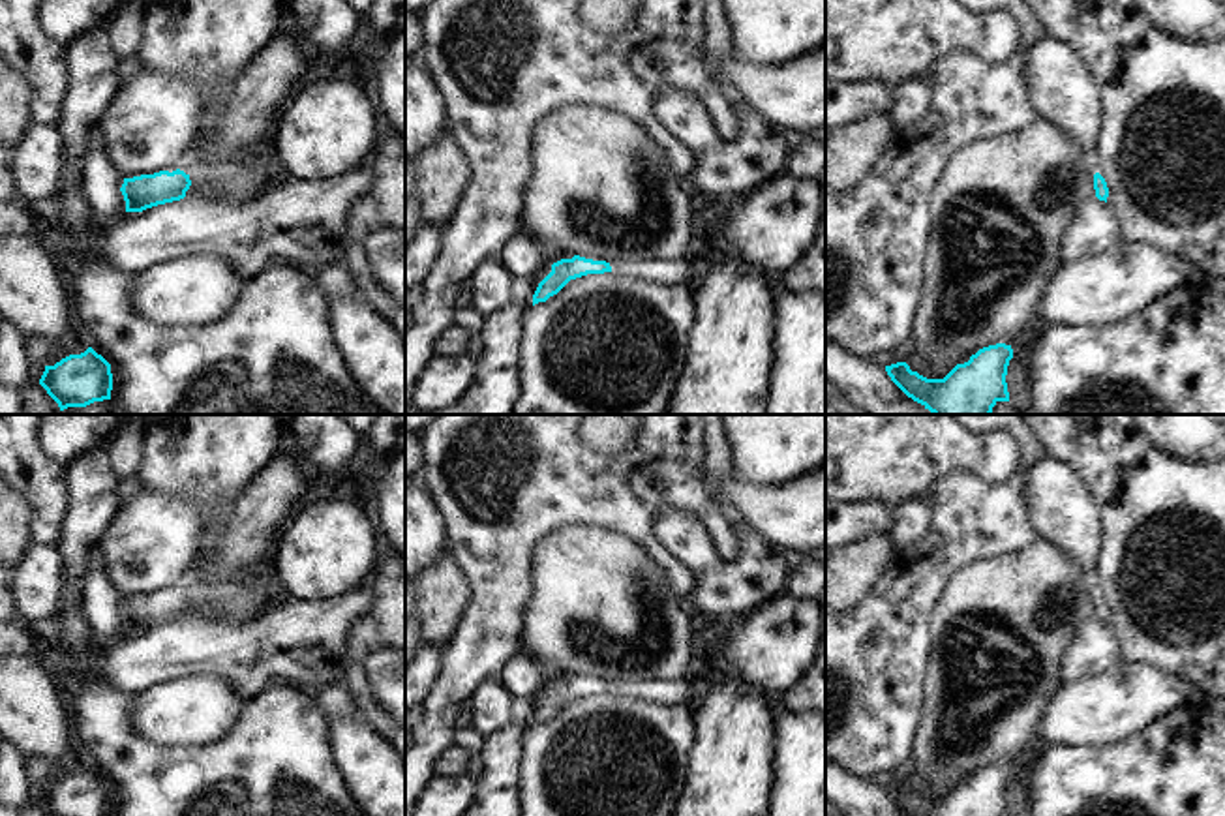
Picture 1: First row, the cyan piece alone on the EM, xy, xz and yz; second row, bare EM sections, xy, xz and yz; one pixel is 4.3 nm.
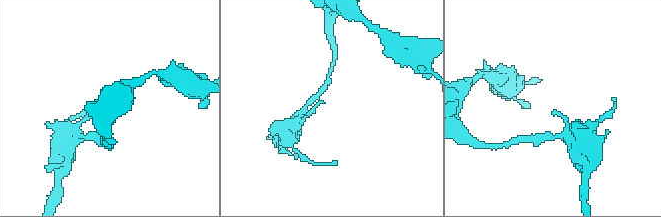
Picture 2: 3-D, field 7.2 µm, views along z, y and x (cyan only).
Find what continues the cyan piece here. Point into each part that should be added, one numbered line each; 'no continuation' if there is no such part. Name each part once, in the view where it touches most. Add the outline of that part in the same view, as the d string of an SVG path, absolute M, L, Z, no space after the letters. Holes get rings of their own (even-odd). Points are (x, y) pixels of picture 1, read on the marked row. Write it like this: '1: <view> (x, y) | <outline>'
1: xy (239, 181) | M265 143L250 161L234 161L223 167L195 167L189 173L191 186L208 201L246 201L259 195L270 182L265 165L272 146Z

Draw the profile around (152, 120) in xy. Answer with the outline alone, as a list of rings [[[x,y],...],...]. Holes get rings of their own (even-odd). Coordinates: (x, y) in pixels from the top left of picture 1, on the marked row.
[[[139,73],[114,94],[98,126],[124,178],[176,171],[186,163],[208,109],[210,86]]]

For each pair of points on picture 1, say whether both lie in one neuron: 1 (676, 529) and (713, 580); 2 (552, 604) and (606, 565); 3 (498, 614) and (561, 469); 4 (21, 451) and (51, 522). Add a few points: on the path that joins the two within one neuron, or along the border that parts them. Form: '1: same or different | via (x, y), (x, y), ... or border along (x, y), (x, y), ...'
1: same | via (685, 543), (708, 567)
2: same | via (565, 604), (593, 578)
3: same | via (498, 578), (498, 537), (526, 505)
4: same | via (32, 468), (45, 488), (47, 505)

